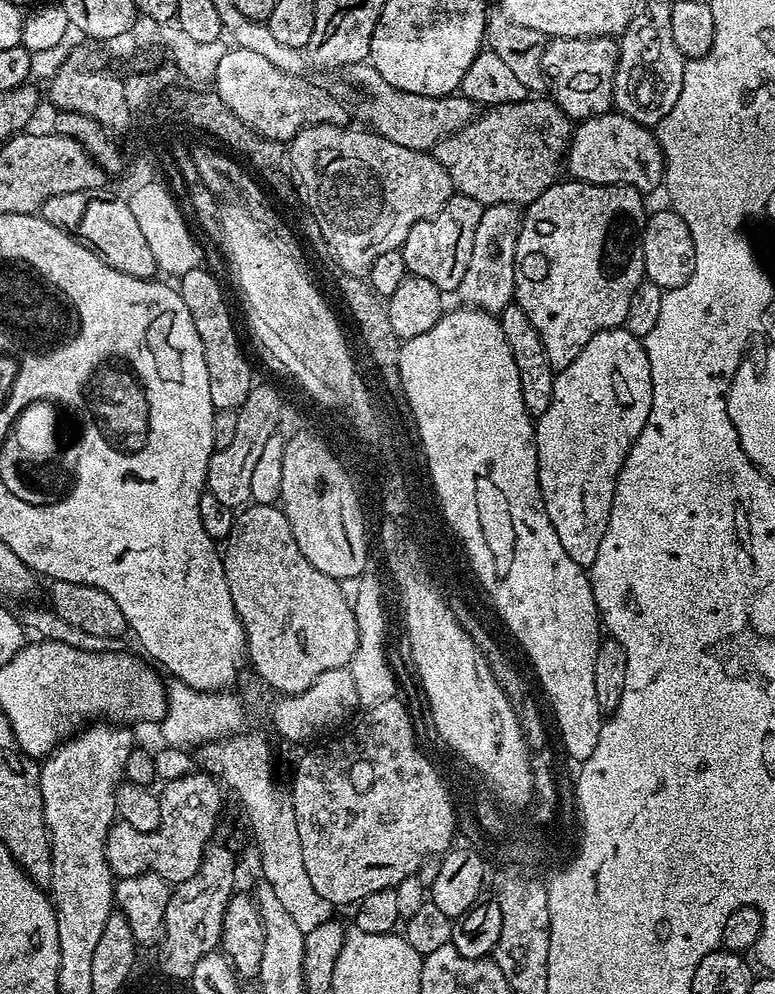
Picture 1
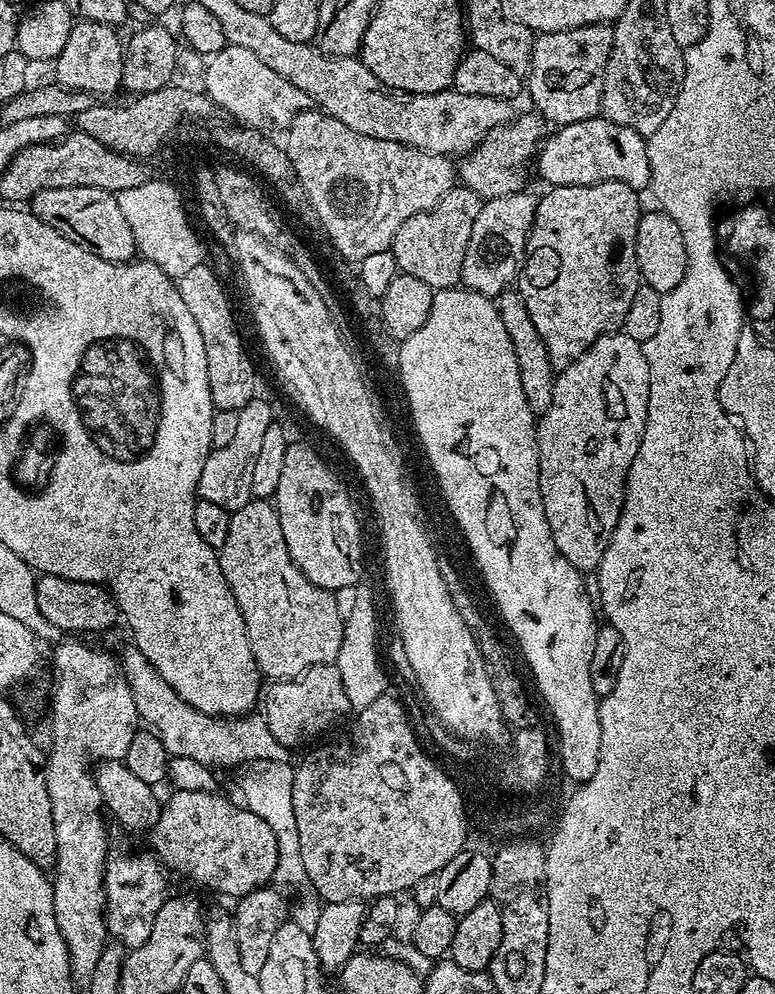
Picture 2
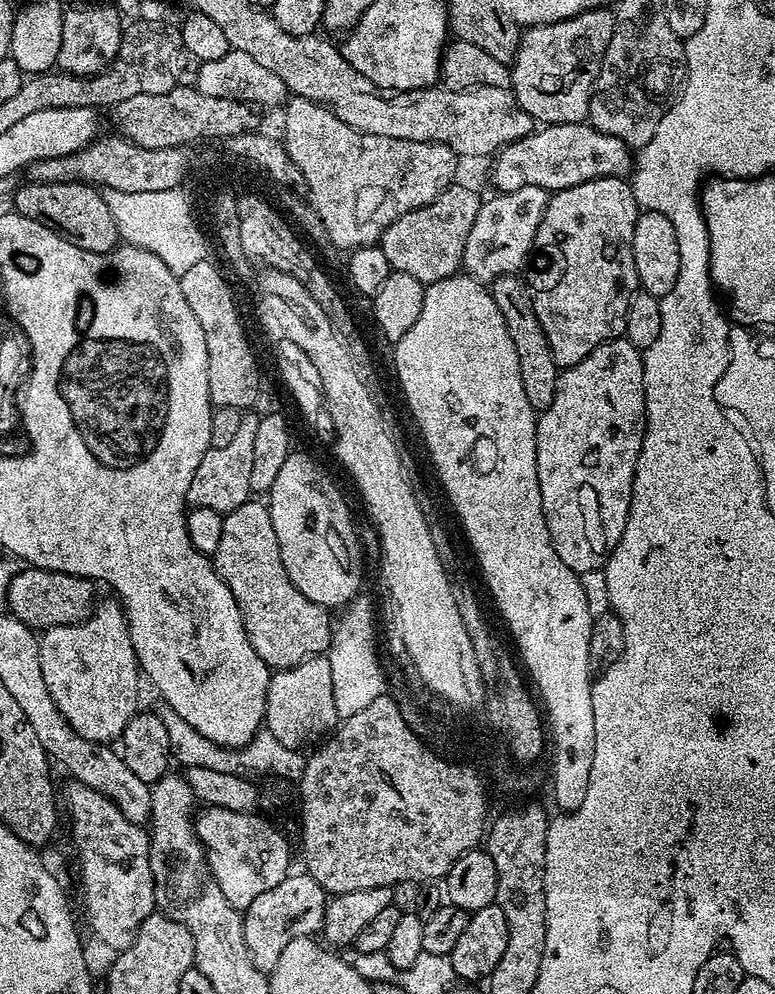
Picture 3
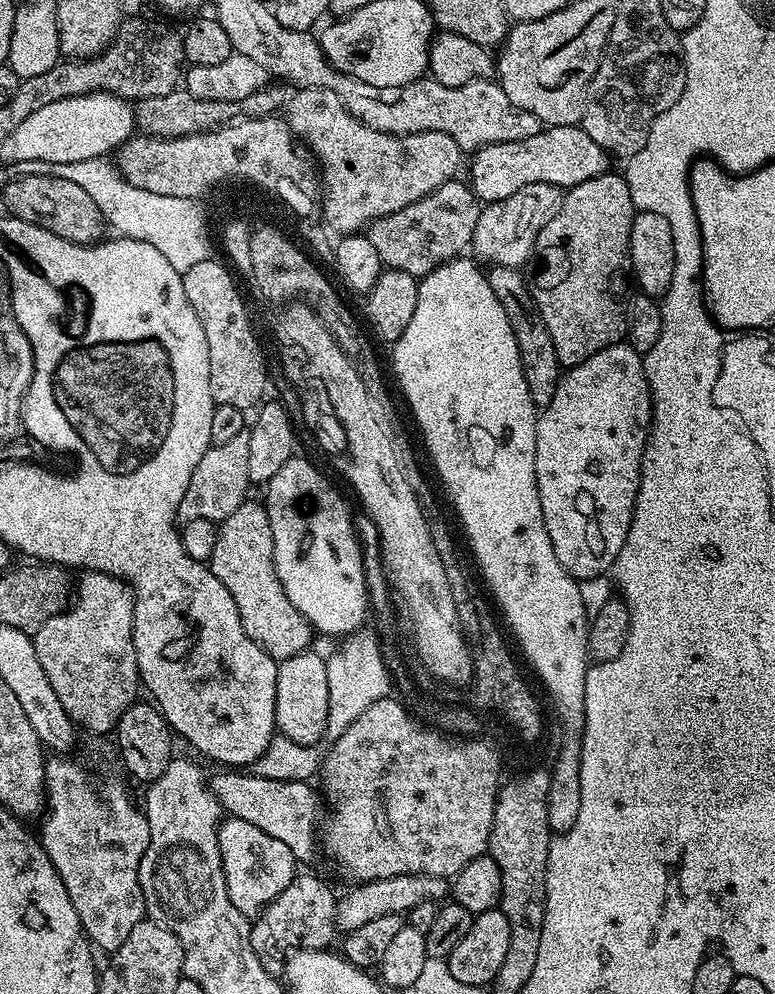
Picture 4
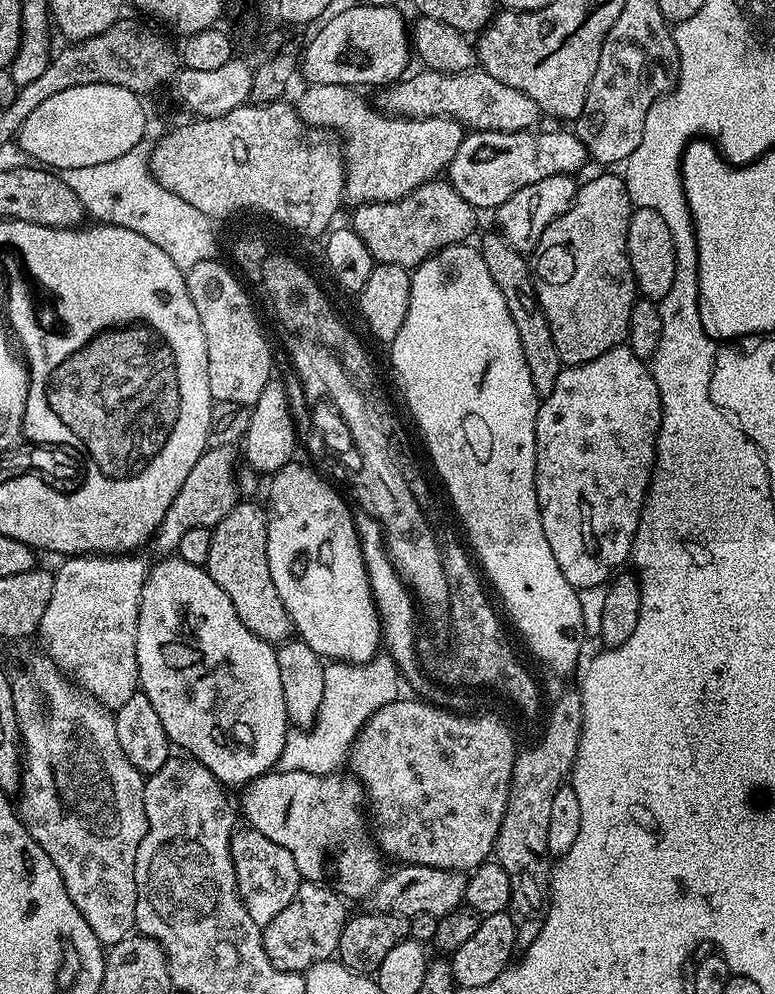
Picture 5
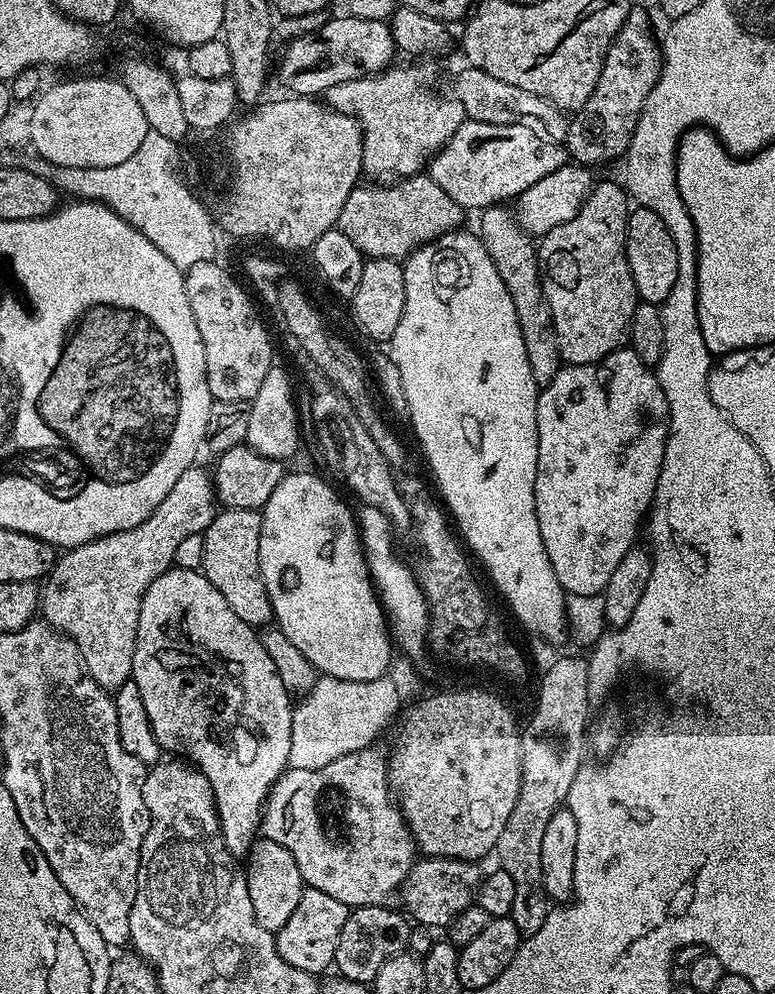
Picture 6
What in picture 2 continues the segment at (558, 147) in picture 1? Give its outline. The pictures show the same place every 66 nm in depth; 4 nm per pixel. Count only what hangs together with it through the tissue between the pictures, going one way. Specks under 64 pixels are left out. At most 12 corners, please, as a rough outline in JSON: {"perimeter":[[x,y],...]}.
{"perimeter":[[519,113],[461,159],[458,180],[484,200],[527,185],[544,117]]}

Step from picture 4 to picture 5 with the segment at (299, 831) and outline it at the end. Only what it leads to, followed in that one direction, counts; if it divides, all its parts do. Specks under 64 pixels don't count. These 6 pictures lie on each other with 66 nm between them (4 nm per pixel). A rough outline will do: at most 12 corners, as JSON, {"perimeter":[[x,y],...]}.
{"perimeter":[[265,772],[247,827],[305,881],[368,898],[386,875],[355,776]]}

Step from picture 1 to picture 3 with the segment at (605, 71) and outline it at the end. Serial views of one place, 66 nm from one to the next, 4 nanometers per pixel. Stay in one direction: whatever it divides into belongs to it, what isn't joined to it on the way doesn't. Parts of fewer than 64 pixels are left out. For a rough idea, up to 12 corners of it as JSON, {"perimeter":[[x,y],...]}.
{"perimeter":[[615,11],[523,29],[510,91],[533,121],[588,120]]}

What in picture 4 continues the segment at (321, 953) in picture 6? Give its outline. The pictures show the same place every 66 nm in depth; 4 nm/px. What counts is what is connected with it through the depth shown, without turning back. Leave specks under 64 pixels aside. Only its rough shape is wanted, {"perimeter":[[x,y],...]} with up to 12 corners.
{"perimeter":[[300,874],[251,921],[254,954],[283,977],[338,936],[337,893]]}

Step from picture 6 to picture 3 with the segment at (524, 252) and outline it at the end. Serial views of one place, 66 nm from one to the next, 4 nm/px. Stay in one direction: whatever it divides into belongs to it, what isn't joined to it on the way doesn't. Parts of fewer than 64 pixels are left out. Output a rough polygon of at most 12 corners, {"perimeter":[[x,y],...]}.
{"perimeter":[[491,281],[537,414],[554,402],[558,369],[527,283]]}

